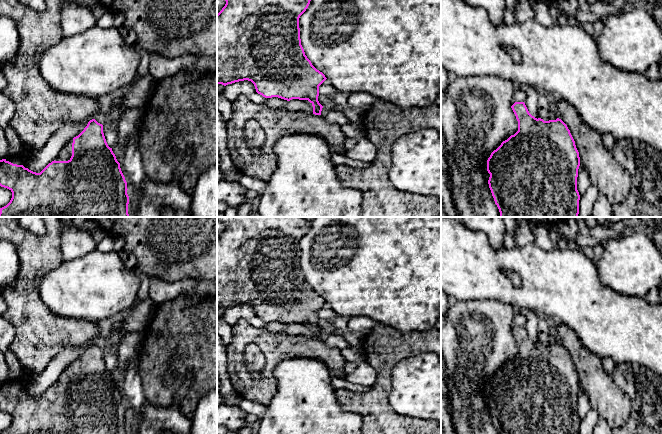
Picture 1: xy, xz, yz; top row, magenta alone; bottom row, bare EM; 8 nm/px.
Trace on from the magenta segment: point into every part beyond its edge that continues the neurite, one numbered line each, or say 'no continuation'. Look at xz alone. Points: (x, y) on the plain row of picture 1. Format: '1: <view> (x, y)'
no continuation

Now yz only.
no continuation

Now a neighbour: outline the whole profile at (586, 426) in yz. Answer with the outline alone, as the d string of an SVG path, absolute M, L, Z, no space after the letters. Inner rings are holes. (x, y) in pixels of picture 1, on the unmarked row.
M591 408L583 420L580 420L579 434L593 434L593 430L599 420L598 411Z

